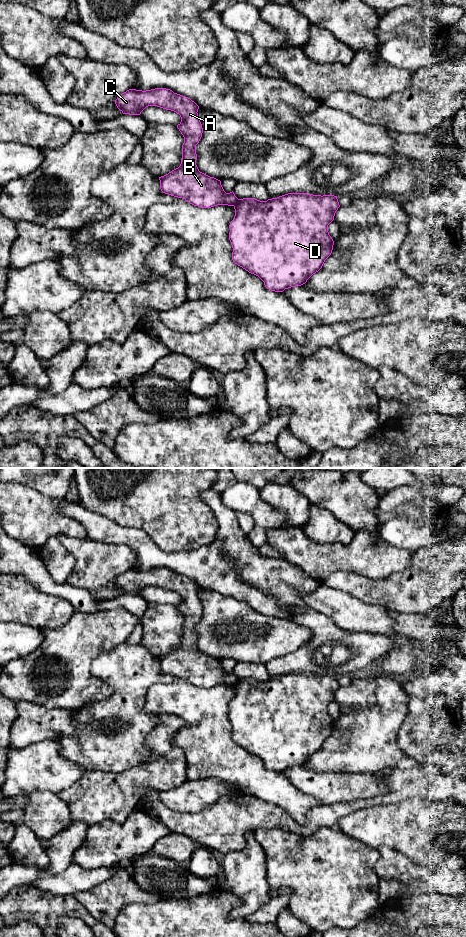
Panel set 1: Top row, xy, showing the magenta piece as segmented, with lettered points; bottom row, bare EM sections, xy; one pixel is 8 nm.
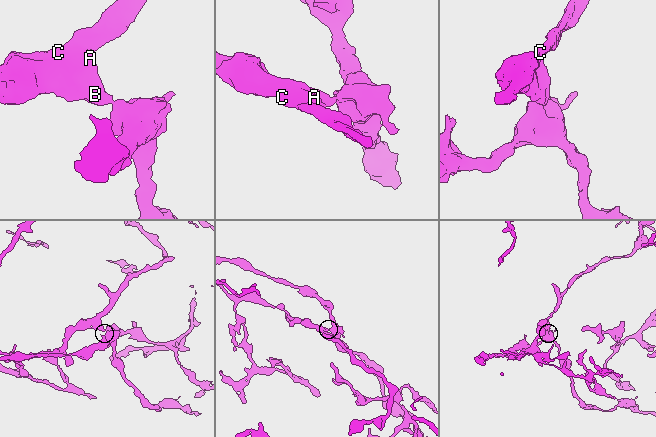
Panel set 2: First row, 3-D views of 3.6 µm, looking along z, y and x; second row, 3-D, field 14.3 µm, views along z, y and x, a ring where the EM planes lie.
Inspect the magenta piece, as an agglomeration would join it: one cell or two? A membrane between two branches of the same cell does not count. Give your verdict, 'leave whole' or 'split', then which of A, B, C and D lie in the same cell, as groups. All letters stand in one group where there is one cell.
split; A B C / D

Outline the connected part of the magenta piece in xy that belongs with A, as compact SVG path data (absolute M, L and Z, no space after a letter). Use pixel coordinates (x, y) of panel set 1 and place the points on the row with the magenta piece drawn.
M155 88L146 91L129 89L117 97L115 104L123 114L140 115L146 107L157 106L174 111L180 115L181 122L177 125L177 128L184 137L182 160L178 168L159 177L160 189L163 193L185 199L190 204L201 208L211 208L217 205L234 206L238 202L239 199L233 191L226 193L220 180L200 172L196 165L196 145L202 137L203 128L197 113L199 106L194 101L188 97L174 93L170 89Z

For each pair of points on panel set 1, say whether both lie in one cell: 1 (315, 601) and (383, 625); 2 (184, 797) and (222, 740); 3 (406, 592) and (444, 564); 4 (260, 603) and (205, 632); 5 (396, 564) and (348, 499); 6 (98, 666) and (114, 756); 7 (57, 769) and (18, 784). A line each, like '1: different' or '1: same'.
1: same
2: different
3: same
4: different
5: different
6: same
7: same

